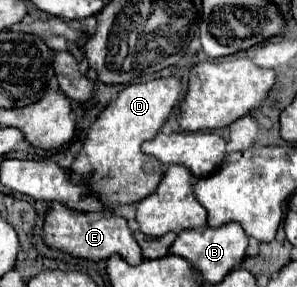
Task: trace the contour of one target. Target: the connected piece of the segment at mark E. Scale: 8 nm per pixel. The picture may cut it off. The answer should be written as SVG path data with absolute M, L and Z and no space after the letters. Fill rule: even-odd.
M52 203L48 209L46 223L44 223L44 241L56 249L62 249L76 257L84 257L84 259L92 259L92 261L106 259L114 253L126 257L126 261L130 265L138 265L144 261L142 249L140 249L138 241L134 239L134 231L128 227L128 221L124 217L118 217L118 215L92 217L88 213L74 211L62 203Z

